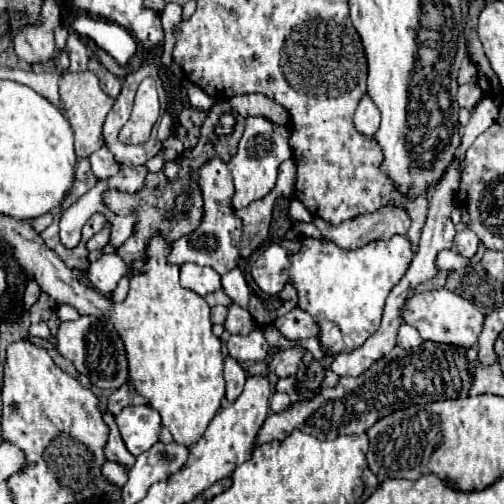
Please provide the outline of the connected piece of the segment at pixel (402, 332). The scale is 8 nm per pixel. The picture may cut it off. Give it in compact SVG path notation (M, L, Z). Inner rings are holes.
M403 325L403 329L399 329L399 337L397 337L397 345L403 345L405 349L415 349L415 347L419 347L423 343L423 339L421 339L421 335L419 335L419 331L415 329L415 327L411 327L411 325Z

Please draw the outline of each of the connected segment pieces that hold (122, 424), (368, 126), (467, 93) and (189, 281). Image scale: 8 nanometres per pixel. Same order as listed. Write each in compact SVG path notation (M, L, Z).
M149 405L127 407L115 417L127 449L137 457L147 451L161 435L161 417Z
M365 95L355 111L355 117L353 117L353 123L355 123L355 129L365 135L365 137L375 137L377 129L379 129L379 109L375 107L375 103L371 101L369 95Z
M465 83L465 85L459 85L459 93L457 93L457 103L461 107L467 107L467 109L473 109L475 103L479 103L483 97L481 89L477 83Z
M185 263L181 267L181 285L185 289L195 291L197 295L205 297L207 293L221 289L221 277L211 267L201 267L195 263Z

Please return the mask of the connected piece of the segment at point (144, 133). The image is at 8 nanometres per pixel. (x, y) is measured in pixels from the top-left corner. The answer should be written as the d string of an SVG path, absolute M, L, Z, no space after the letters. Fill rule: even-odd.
M147 77L135 95L135 105L131 111L131 119L123 125L119 133L119 141L127 145L139 145L149 139L149 133L159 117L159 97L155 89L155 81Z

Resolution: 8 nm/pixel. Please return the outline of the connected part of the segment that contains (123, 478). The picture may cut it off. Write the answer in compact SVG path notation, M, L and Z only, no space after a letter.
M107 461L107 463L103 465L103 473L105 473L105 477L107 477L111 483L115 483L117 487L123 487L123 485L127 483L127 471L125 471L121 465L115 465L115 463Z

